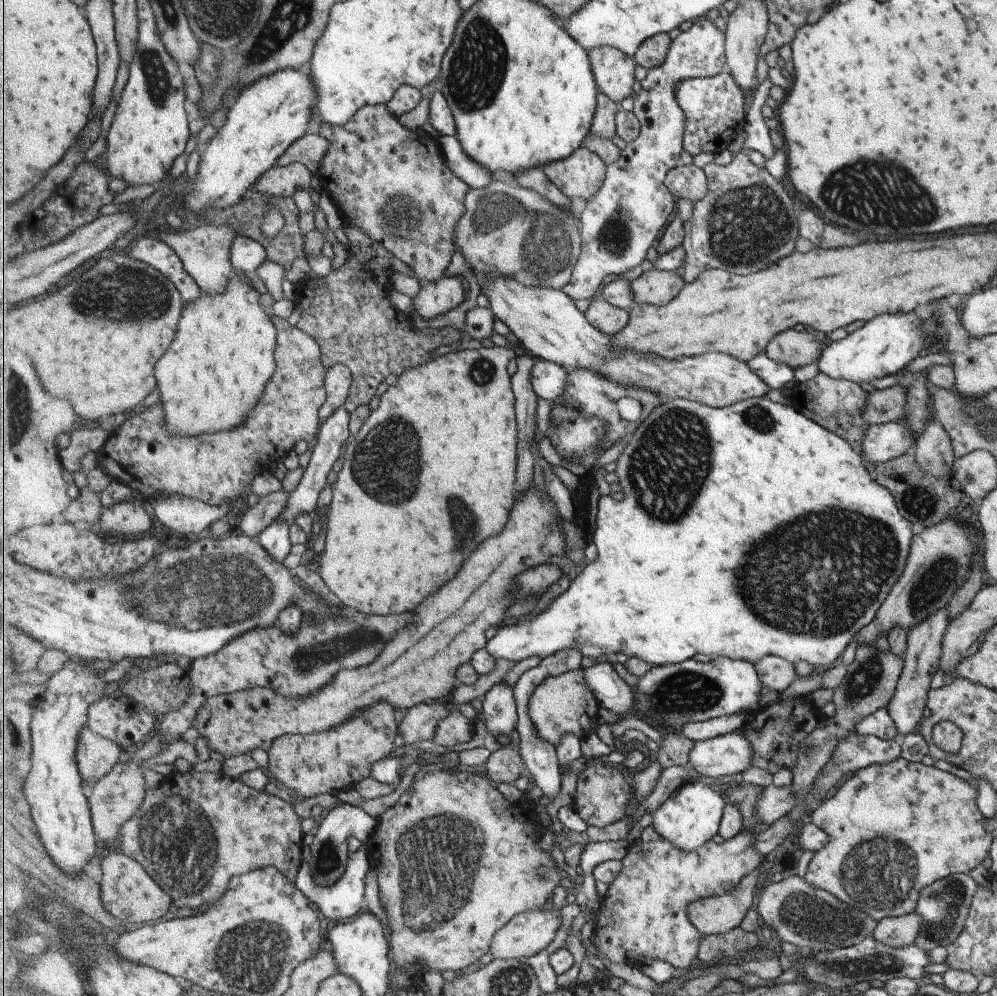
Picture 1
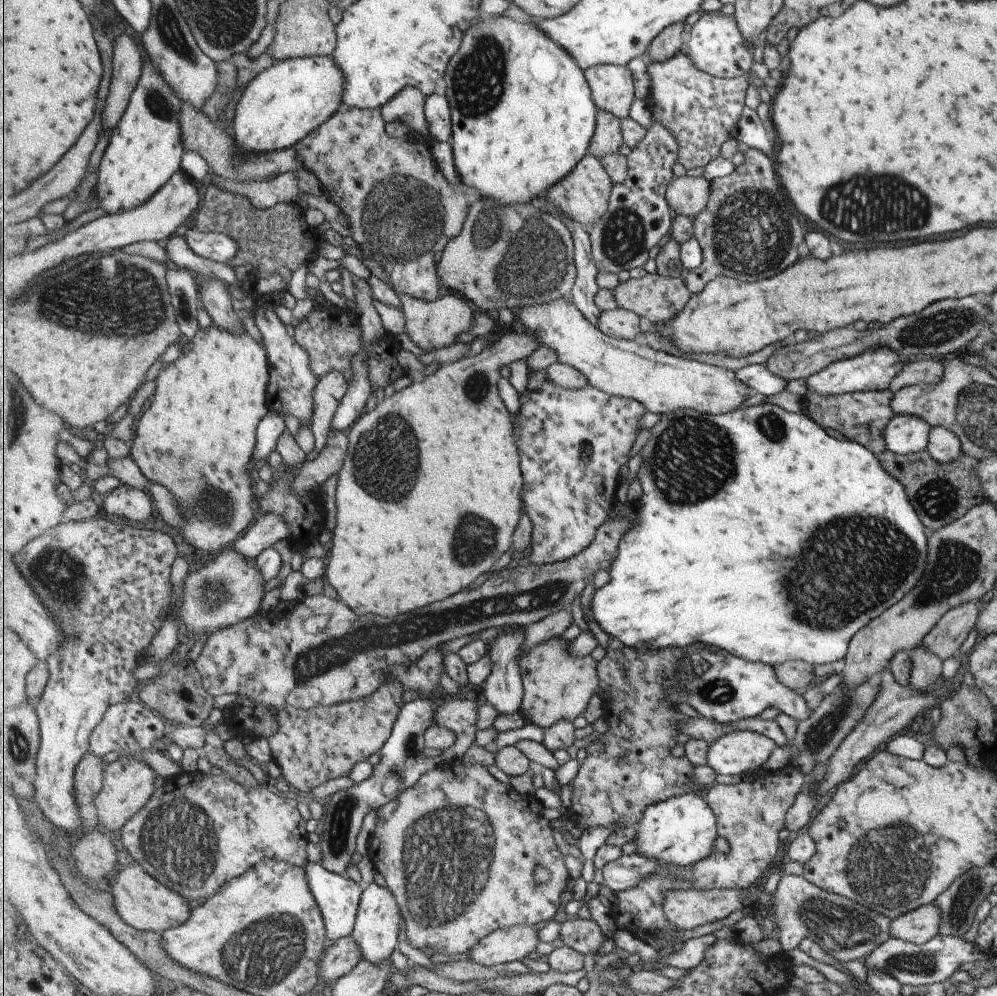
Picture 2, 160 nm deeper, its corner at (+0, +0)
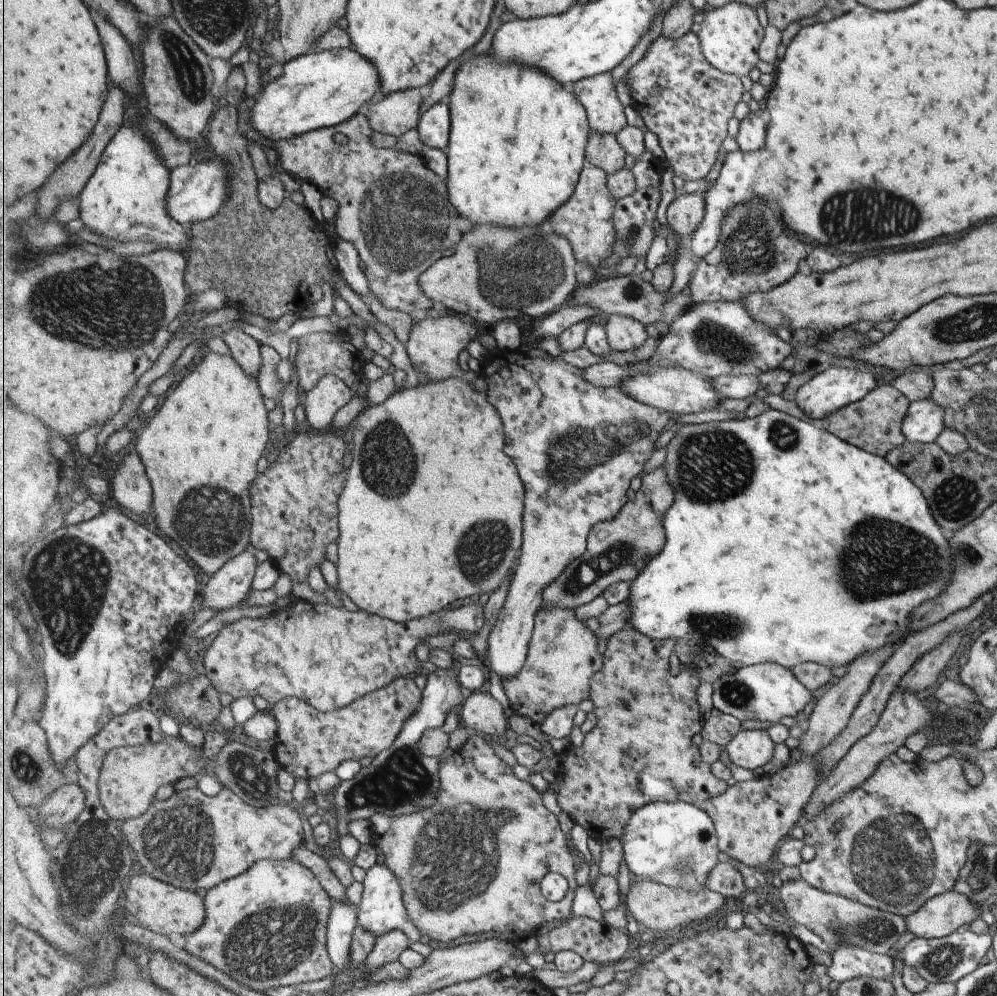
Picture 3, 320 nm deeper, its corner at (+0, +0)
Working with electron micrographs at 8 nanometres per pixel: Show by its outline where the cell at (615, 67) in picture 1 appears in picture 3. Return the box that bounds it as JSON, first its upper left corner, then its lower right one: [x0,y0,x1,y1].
[571,73,627,136]

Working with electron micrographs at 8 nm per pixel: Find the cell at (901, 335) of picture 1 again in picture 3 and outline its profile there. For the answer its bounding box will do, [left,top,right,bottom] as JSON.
[793,366,878,424]

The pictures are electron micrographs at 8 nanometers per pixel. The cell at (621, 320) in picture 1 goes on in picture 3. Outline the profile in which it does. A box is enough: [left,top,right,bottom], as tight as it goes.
[606,314,649,352]

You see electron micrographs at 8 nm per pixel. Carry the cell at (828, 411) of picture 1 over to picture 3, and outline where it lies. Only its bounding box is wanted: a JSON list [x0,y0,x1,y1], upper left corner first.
[817,381,909,458]

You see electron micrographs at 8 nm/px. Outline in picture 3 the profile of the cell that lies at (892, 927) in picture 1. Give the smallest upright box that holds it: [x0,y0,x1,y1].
[904,890,981,939]

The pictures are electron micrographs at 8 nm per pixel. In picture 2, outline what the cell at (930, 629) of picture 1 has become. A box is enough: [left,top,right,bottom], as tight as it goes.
[909,644,941,692]

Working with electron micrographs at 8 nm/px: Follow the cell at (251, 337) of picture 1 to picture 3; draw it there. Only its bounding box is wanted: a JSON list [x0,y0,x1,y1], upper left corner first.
[136,352,273,577]

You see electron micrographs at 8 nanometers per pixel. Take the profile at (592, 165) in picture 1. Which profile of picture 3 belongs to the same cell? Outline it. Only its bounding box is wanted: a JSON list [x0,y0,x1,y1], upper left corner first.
[549,163,617,268]

